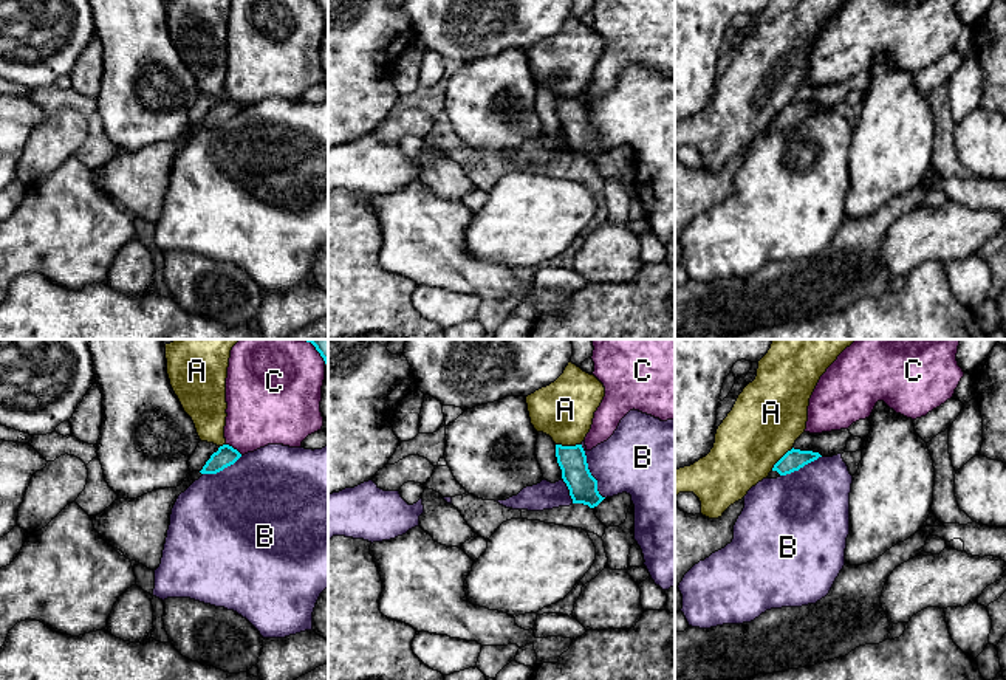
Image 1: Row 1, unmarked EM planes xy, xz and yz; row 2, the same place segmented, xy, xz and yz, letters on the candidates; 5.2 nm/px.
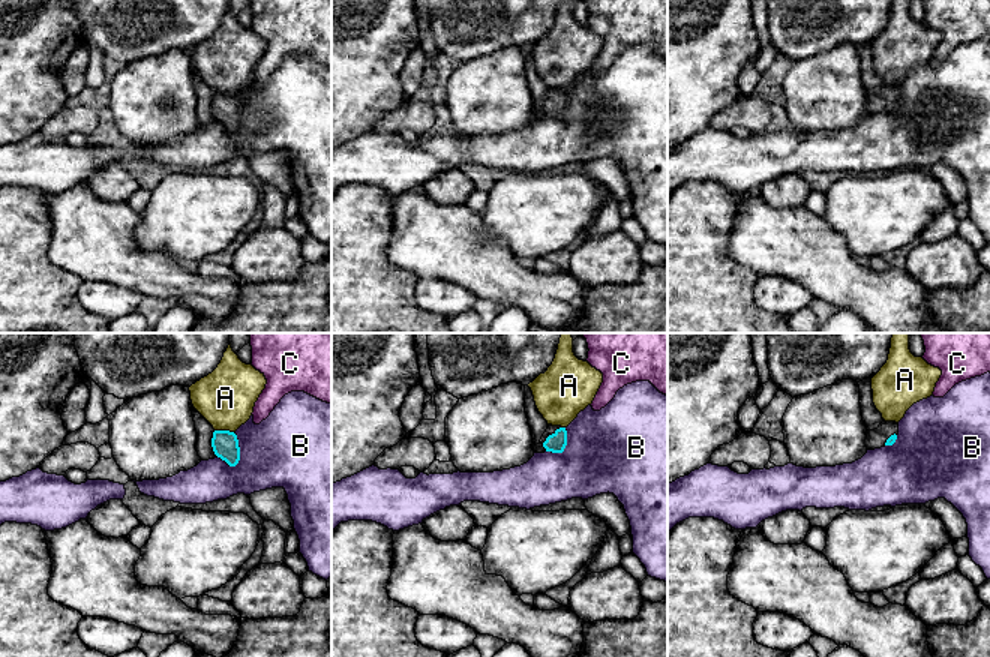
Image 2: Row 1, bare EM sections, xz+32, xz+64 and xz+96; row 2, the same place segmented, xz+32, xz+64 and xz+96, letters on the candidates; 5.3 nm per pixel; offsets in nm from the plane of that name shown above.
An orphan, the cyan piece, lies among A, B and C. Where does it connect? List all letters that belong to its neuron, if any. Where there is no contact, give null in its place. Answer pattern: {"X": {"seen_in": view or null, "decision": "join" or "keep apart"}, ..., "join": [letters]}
{"A": {"seen_in": "xz", "decision": "keep apart"}, "B": {"seen_in": "xz", "decision": "keep apart"}, "C": {"seen_in": "xy", "decision": "keep apart"}, "join": []}

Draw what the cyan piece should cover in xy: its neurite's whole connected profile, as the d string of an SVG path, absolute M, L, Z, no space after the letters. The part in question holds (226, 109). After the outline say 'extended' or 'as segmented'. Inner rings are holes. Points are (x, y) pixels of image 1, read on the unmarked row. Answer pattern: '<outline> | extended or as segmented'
M223 98L201 124L189 125L180 139L156 143L138 152L115 153L101 167L91 169L94 183L108 198L121 203L127 212L156 223L161 217L170 167L178 149L203 127L217 127L240 110L237 102Z | extended

